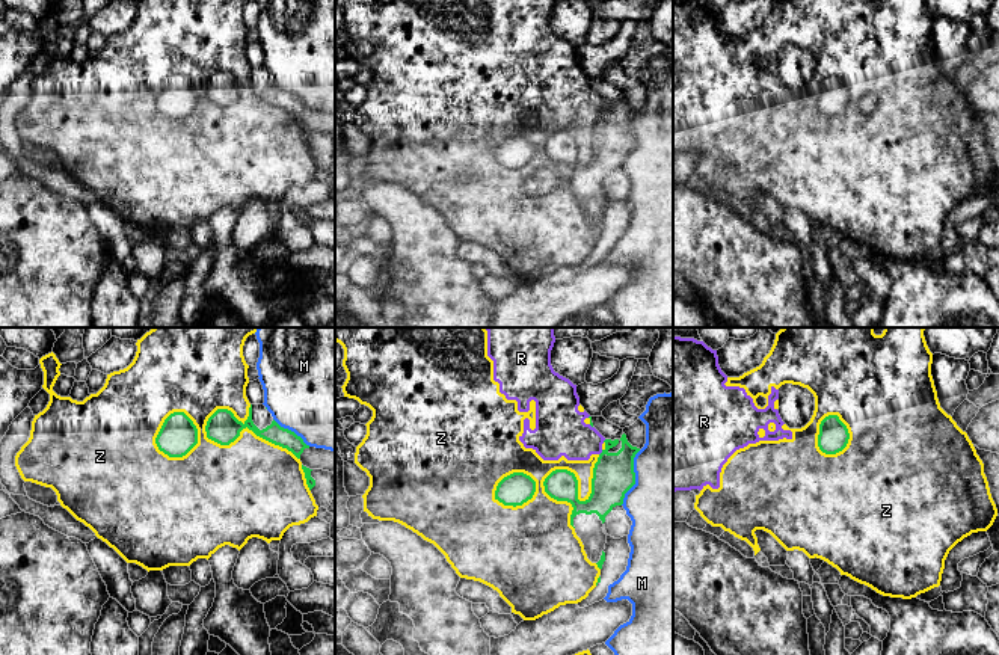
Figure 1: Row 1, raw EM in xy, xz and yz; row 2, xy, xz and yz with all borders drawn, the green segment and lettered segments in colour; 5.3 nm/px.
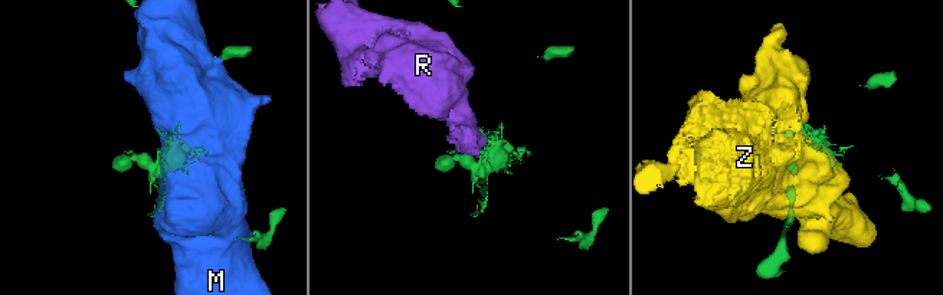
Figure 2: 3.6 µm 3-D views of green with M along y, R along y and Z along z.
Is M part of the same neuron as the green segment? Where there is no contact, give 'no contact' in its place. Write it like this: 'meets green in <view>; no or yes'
meets green in xz; yes

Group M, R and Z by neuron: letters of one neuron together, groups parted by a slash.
M / R Z

